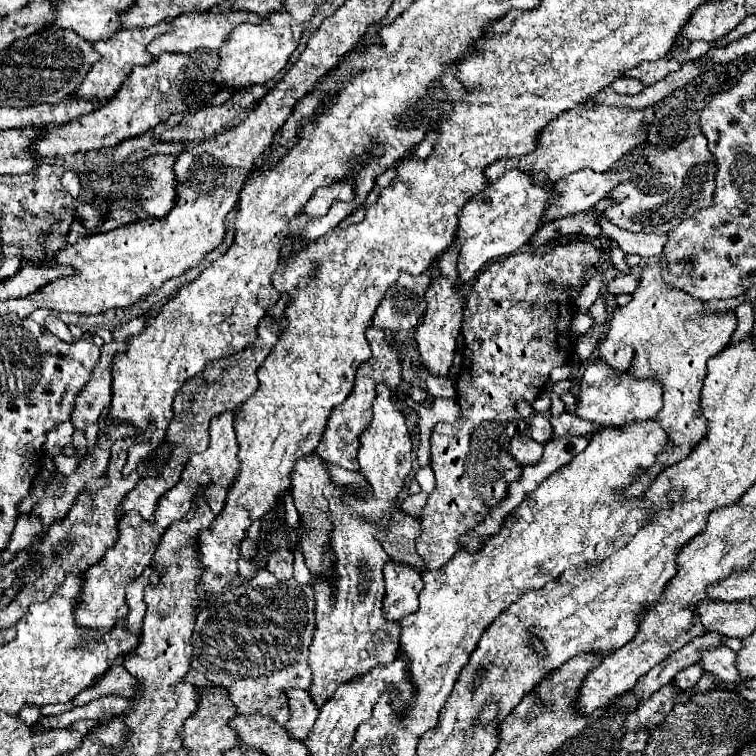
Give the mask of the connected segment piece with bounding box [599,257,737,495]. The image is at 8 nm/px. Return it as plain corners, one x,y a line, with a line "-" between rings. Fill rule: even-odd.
661,257
657,263
647,265
641,273
641,283
633,293
633,301
625,307
617,307
613,311
613,319
609,323
609,331
599,345
599,357
605,359
615,369
623,369
631,365
633,375
637,377
659,377
663,383
663,409
657,413
663,429
675,443
675,449
669,453
661,453
657,457
657,465
649,469
641,479
637,479
627,493
641,495
649,489
657,473
665,467
679,463
685,459
701,437
707,433
705,417
701,417
701,385
707,373
707,359
725,349
731,341
731,335
737,327
737,317
733,309
725,311
707,311
705,301
695,299
683,289
669,287
663,281
663,271
671,275
691,273
691,261
665,261
-
633,345
635,357
633,357
-
657,353
657,357
653,357
-
631,359
631,361
629,361

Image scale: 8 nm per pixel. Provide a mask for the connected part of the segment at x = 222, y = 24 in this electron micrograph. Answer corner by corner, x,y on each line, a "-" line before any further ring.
232,11
227,15
223,13
185,13
181,17
175,17
171,21
173,31
163,33
157,39
153,39
147,47
147,51
153,57
159,57
163,51
169,51
169,53
189,53
189,51
199,49
199,47
219,49
225,41
229,41
229,33
239,25
237,24
239,23
239,13
245,12

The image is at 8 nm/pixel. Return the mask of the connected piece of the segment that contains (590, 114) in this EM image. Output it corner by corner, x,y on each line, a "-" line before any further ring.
593,103
593,107
589,109
587,105
577,105
571,111
565,111
561,117
557,117
555,121
551,121
545,131
539,135
539,145
537,149
527,155
527,157
513,157
511,165
525,169
529,167
531,173
535,175
535,181
559,181
561,177
567,177
569,173
575,173
579,169
593,169
597,173
601,171
609,171
617,161
621,161
627,153
635,151
639,145
643,145
647,141
647,125
651,125
655,119
655,107
645,107
645,109
631,109
631,107
609,107
603,103

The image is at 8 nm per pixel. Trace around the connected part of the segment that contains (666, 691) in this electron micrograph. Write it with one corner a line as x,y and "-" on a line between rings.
673,683
661,687
657,693
653,693
653,697
649,697
649,701
643,701
639,705
637,713
629,715
627,731
635,731
635,729
639,729
639,725
651,725
655,721
663,721
677,699
677,693
679,693
679,689

